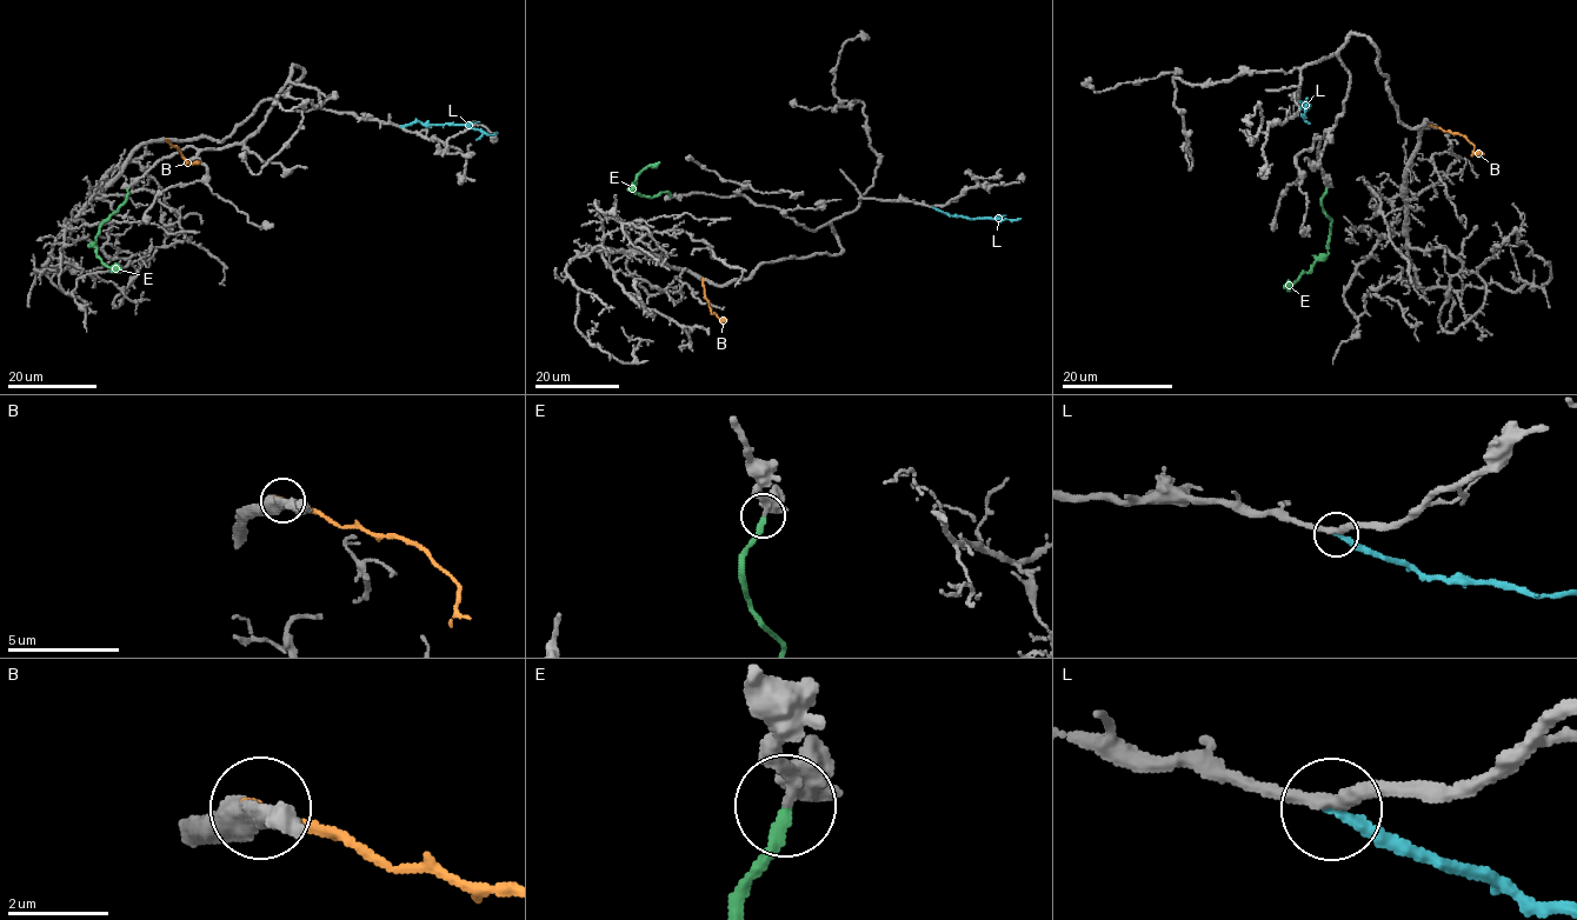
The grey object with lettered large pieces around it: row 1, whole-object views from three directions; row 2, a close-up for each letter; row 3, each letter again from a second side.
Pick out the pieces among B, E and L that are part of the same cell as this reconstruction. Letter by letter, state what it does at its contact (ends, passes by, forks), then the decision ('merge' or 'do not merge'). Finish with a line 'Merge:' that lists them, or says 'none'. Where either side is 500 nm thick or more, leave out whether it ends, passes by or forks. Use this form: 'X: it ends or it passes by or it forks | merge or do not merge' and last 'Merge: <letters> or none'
B: it ends | do not merge
E: it ends | merge
L: it ends | do not merge
Merge: E

